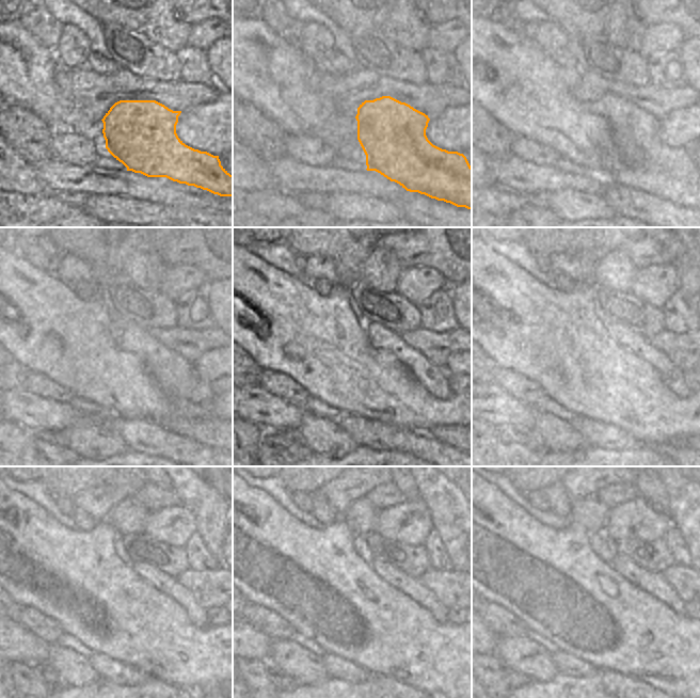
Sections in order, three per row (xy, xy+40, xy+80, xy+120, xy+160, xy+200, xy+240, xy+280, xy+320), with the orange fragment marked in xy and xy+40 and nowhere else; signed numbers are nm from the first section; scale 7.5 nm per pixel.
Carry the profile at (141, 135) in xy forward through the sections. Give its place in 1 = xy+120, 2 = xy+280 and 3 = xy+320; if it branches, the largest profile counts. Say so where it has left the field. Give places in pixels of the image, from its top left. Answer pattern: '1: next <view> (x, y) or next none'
1: next xy+120 (173, 373)
2: next xy+280 (412, 587)
3: next xy+320 (653, 583)

